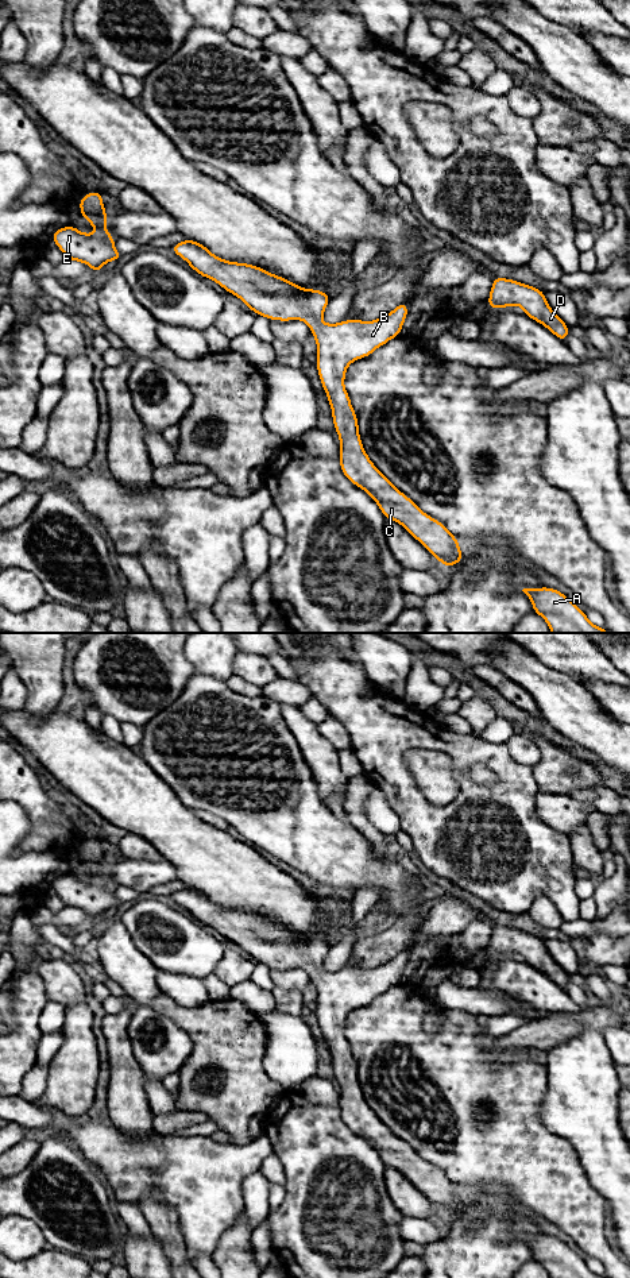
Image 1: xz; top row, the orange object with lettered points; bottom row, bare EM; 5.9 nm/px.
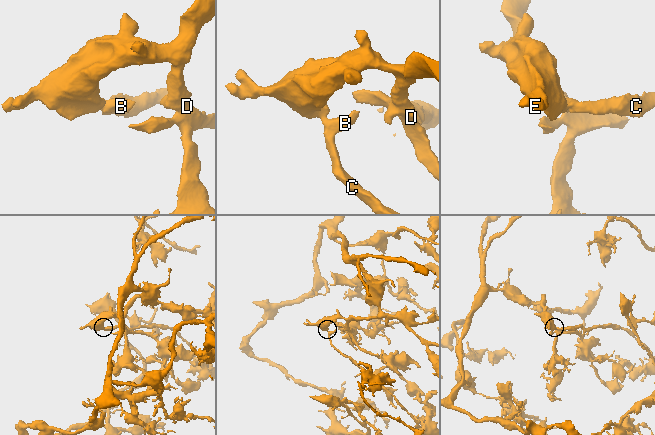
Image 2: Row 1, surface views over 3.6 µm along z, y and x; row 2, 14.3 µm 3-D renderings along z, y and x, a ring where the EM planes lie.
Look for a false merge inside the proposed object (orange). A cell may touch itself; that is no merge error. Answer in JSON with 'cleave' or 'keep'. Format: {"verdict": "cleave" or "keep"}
{"verdict": "keep"}

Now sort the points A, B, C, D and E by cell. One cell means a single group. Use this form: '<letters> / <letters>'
A B C D E

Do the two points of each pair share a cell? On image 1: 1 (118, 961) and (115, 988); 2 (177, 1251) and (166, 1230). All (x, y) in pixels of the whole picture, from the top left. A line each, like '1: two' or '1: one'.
1: two
2: one

